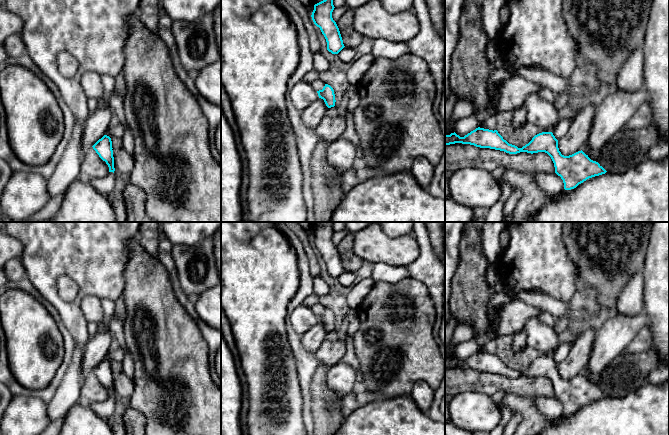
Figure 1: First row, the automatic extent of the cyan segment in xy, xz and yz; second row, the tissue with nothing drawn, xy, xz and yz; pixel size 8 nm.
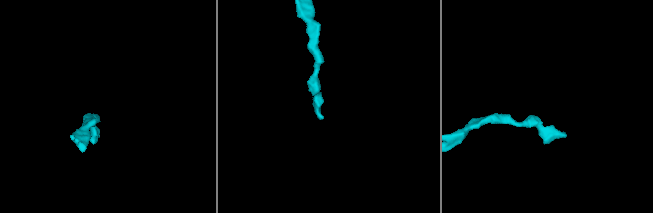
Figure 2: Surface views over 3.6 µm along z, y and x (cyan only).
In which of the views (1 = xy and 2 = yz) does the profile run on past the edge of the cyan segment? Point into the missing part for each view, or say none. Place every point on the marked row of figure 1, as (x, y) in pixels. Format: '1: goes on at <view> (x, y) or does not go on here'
1: does not go on here
2: does not go on here

